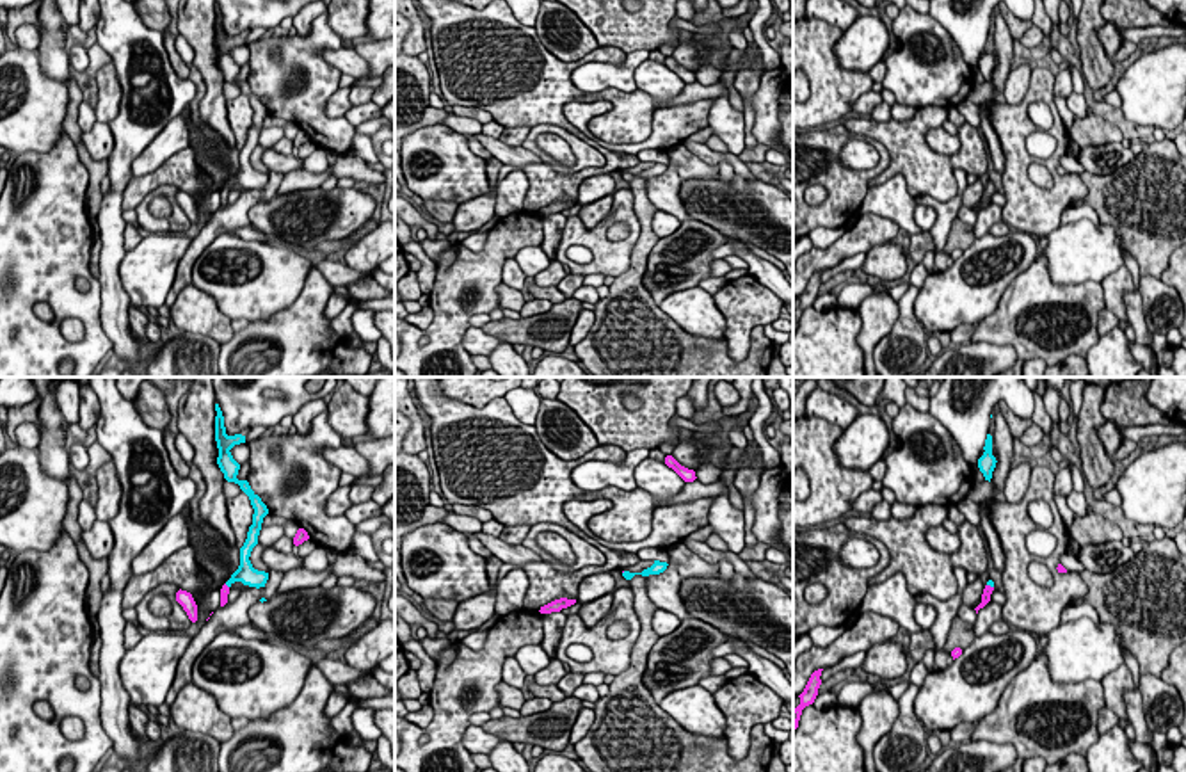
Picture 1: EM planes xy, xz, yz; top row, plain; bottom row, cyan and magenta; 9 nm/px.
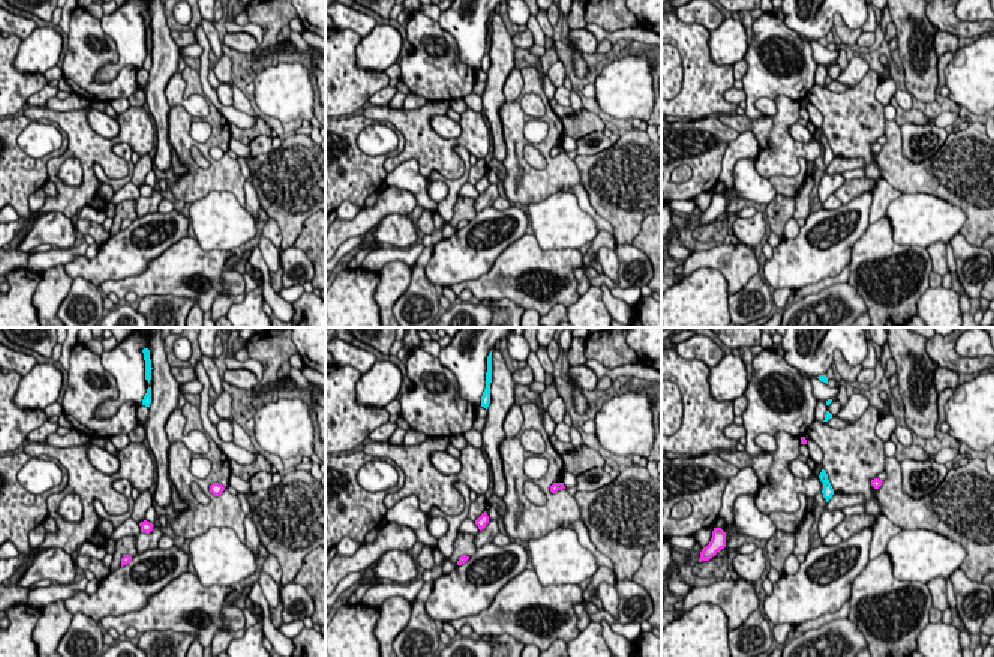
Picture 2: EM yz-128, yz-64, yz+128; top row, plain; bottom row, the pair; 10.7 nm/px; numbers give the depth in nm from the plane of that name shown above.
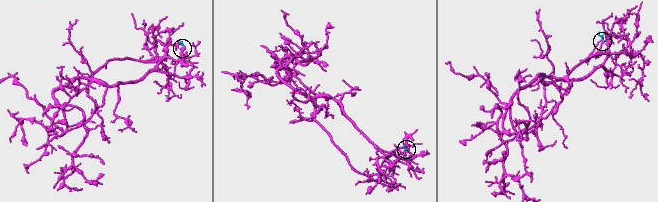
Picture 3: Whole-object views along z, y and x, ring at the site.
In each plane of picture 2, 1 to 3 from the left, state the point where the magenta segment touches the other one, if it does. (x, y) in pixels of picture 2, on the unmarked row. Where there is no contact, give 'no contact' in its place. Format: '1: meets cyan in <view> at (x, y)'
1: no contact
2: no contact
3: no contact

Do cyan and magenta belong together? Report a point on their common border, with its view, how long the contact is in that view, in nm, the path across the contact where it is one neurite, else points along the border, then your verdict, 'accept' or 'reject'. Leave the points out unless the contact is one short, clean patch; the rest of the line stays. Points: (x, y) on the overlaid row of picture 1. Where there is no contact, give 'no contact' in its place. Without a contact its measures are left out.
yz (991, 586) | 70 nm | accept

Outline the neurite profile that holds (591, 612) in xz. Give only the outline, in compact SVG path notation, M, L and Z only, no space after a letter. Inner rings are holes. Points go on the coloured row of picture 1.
M605 594L594 601L583 603L578 615L585 621L587 626L594 626L603 619L612 608L613 594Z

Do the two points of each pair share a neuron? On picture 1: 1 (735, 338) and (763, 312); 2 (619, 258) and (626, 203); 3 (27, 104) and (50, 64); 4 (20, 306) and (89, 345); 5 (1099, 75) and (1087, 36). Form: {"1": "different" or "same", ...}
{"1": "same", "2": "same", "3": "different", "4": "same", "5": "same"}

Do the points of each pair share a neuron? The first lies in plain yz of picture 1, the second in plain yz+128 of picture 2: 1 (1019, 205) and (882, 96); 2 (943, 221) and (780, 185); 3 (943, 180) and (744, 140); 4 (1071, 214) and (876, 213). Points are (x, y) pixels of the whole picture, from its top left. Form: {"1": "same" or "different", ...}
{"1": "different", "2": "same", "3": "different", "4": "same"}

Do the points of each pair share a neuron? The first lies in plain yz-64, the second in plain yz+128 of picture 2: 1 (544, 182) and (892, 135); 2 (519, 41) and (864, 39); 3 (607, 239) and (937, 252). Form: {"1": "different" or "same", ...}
{"1": "different", "2": "same", "3": "same"}

